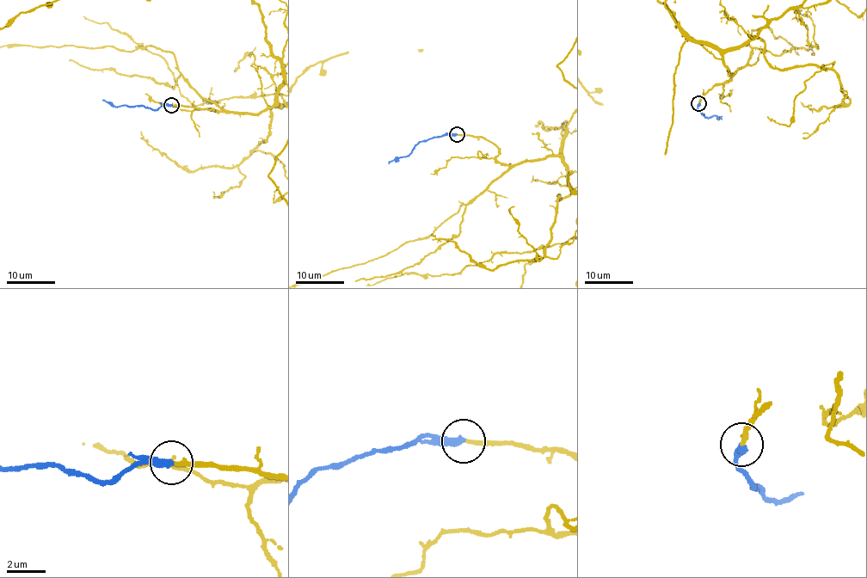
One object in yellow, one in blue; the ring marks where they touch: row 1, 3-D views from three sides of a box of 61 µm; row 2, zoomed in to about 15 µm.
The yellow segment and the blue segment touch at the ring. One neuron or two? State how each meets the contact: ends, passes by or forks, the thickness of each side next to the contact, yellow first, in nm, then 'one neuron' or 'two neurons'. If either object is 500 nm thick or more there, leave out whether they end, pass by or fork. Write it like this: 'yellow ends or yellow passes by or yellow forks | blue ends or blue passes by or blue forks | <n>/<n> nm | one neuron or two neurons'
yellow ends | blue ends | 220/400 nm | one neuron

